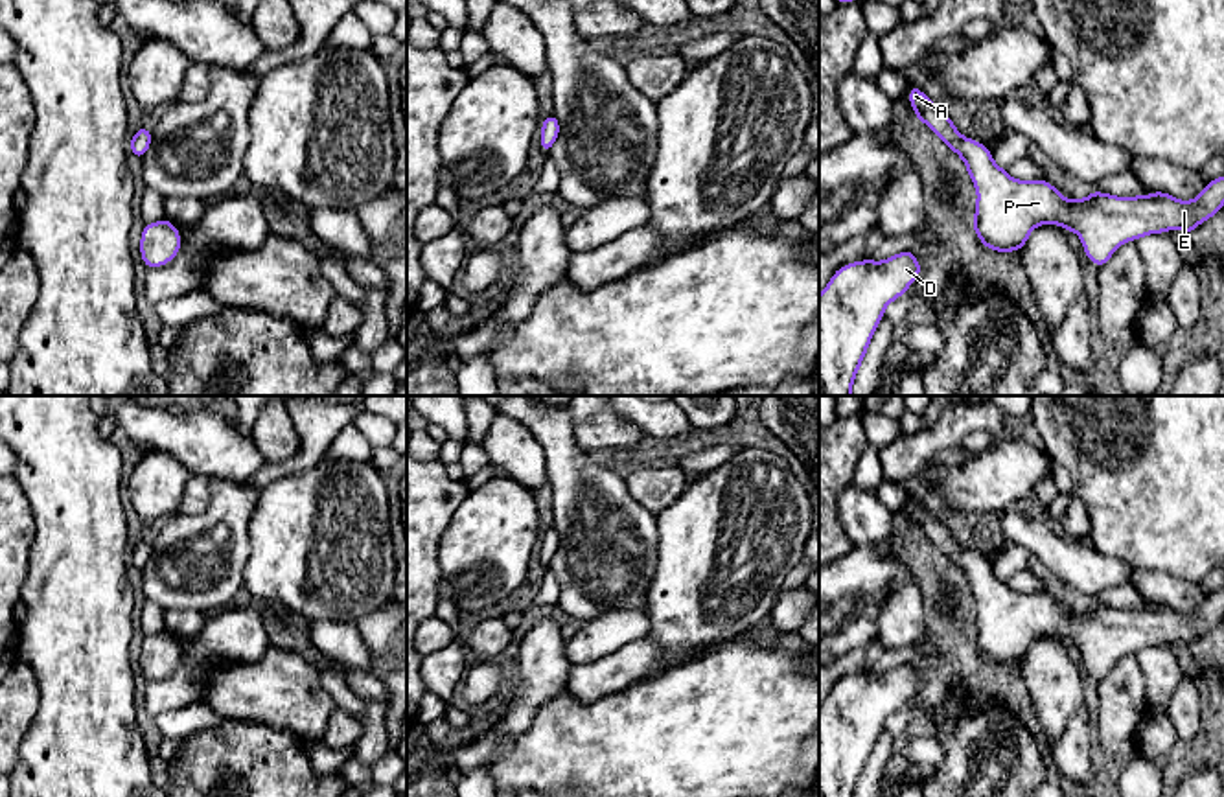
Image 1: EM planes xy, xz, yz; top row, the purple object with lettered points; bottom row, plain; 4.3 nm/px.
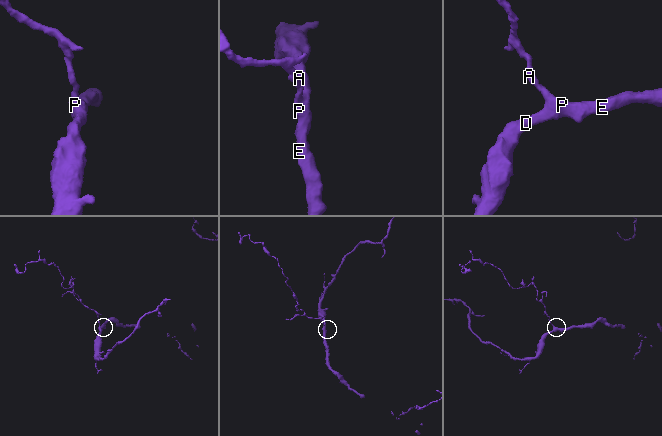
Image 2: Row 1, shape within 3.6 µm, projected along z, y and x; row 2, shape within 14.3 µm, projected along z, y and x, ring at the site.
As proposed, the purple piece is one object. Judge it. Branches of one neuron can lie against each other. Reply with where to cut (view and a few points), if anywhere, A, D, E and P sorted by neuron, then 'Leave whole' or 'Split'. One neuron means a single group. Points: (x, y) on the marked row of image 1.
No split. Groups: A D E P. Leave whole

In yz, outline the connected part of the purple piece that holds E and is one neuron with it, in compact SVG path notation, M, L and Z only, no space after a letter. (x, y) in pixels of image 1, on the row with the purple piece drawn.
M917 85L909 87L909 105L917 120L964 162L977 193L972 228L988 250L1022 250L1036 226L1058 225L1077 232L1088 260L1103 267L1119 245L1169 230L1193 234L1224 206L1224 175L1209 180L1189 202L1160 190L1134 197L1093 190L1086 199L1066 199L1044 179L1012 179L994 162L990 149L964 138Z

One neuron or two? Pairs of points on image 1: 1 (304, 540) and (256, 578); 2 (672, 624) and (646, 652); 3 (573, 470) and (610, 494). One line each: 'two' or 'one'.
1: one
2: two
3: one

